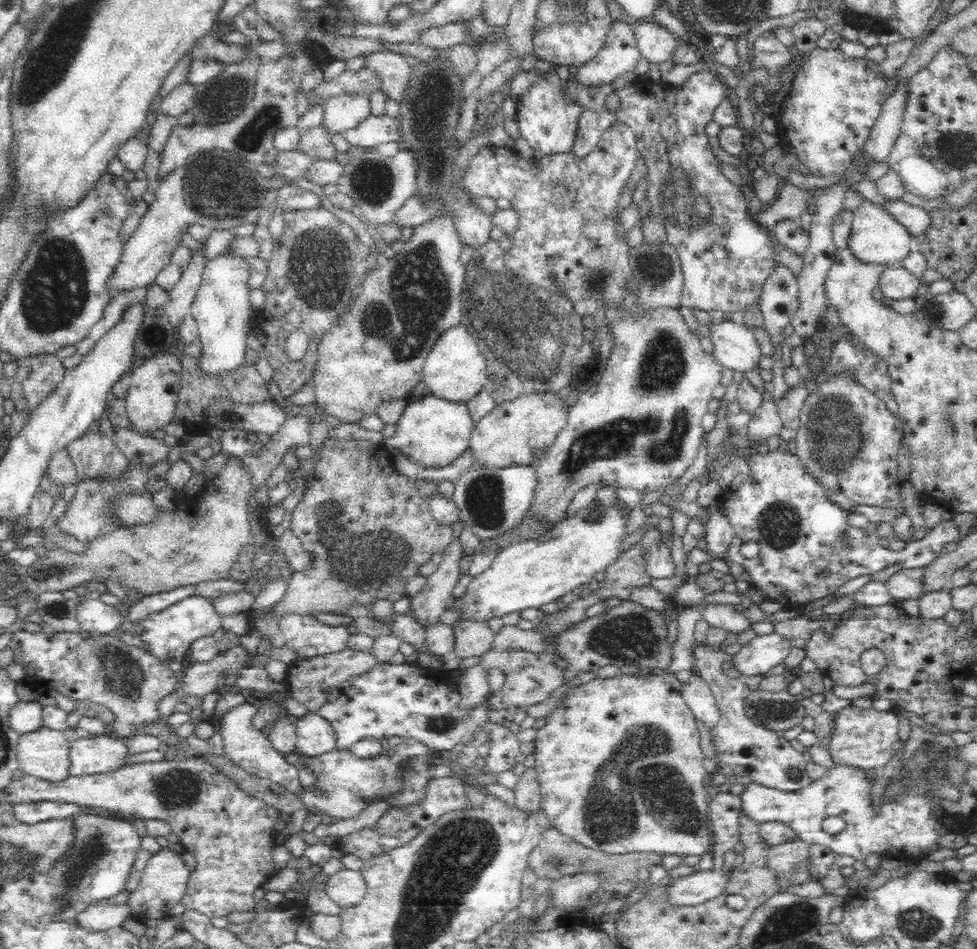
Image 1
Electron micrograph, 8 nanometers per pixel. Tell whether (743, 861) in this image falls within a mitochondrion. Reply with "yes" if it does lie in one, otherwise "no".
no

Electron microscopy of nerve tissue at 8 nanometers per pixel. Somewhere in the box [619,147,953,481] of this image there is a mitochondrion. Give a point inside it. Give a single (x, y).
(686, 199)

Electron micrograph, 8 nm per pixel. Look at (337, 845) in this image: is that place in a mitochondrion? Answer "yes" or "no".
no

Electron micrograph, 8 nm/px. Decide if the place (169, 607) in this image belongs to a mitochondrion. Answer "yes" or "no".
no

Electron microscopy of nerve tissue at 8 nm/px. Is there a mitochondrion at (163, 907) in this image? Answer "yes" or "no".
no

